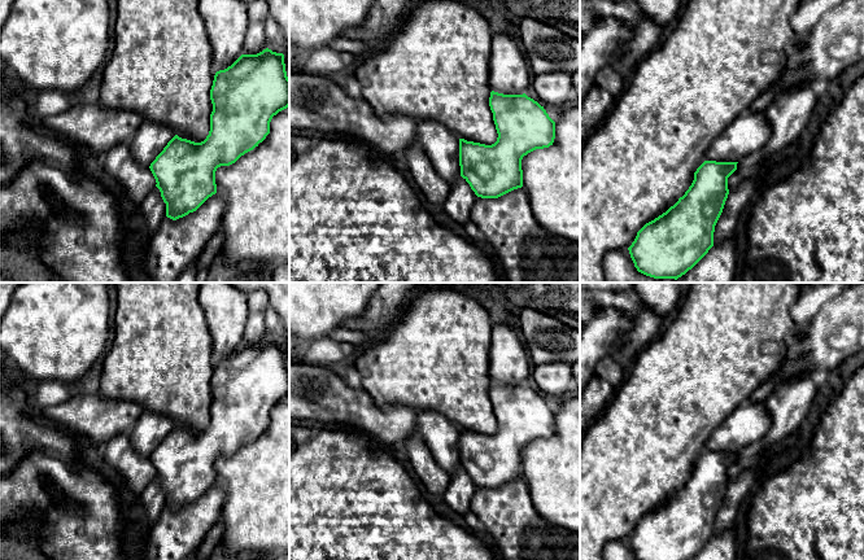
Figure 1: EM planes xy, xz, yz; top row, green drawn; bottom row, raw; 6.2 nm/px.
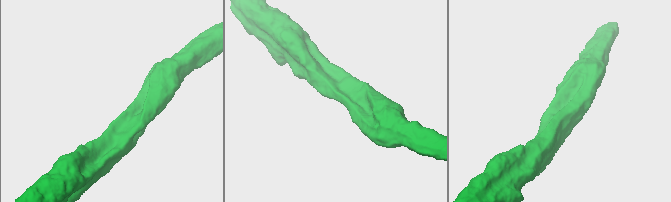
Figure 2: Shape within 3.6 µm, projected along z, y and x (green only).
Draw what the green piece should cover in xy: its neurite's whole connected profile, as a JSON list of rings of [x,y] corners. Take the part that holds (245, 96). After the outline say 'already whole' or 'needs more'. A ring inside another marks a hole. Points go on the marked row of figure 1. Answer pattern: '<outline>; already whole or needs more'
[[[269,48],[257,54],[241,54],[231,66],[215,73],[210,100],[210,131],[204,141],[182,139],[167,126],[150,121],[143,121],[134,139],[128,141],[134,159],[150,169],[166,204],[166,216],[173,220],[196,211],[215,194],[217,169],[235,163],[258,146],[270,134],[272,117],[289,106],[289,78],[284,54]]]; needs more

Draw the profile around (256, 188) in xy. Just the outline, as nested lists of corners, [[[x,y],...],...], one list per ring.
[[[289,106],[270,122],[270,134],[253,150],[241,156],[230,166],[215,171],[217,192],[226,202],[221,229],[224,241],[219,254],[224,263],[236,264],[240,261],[262,261],[267,263],[289,263]]]

